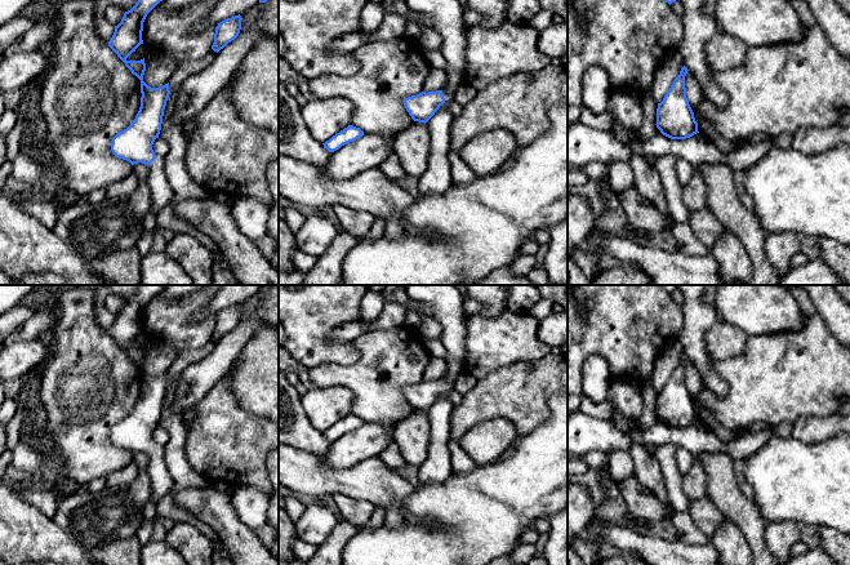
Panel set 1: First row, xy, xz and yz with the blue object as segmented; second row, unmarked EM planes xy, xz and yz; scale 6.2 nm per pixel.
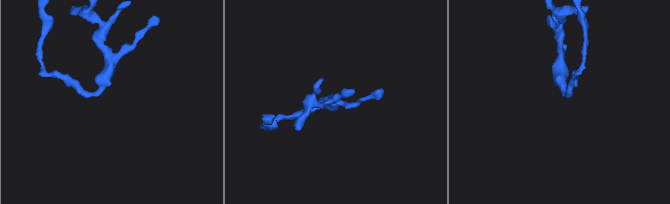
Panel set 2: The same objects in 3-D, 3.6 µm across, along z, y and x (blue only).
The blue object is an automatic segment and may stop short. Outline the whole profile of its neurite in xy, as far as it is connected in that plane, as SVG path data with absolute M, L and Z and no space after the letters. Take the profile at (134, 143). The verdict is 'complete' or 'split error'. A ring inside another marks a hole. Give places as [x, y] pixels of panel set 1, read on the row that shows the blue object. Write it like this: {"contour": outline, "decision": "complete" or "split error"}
{"contour": "M138 0L124 13L121 22L108 46L117 54L125 66L141 80L141 107L133 123L112 138L111 151L132 165L142 163L148 166L148 184L151 191L151 213L156 217L172 200L173 191L165 175L165 160L157 156L152 144L159 138L164 110L169 98L169 83L151 88L143 81L146 71L144 58L128 61L126 58L143 44L142 31L147 14L163 0Z", "decision": "split error"}

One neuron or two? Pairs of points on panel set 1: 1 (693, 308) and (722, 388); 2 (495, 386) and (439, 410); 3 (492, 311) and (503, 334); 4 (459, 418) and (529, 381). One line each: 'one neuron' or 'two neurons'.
1: one neuron
2: two neurons
3: two neurons
4: one neuron

